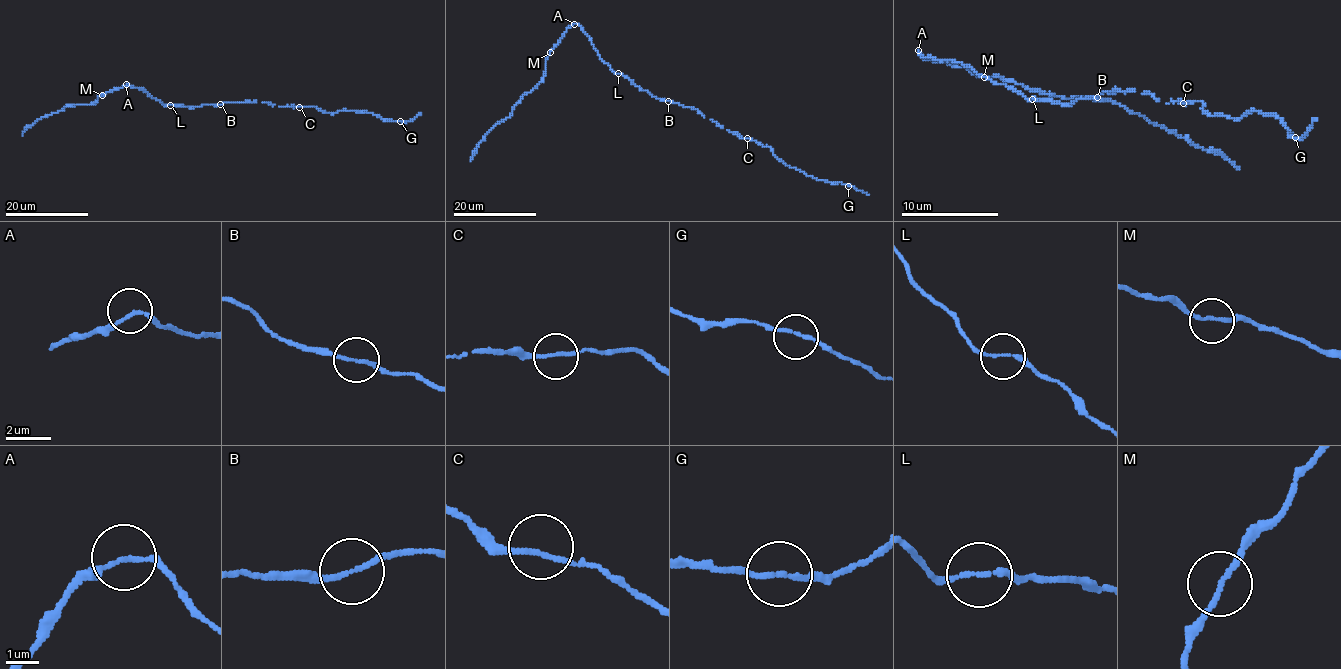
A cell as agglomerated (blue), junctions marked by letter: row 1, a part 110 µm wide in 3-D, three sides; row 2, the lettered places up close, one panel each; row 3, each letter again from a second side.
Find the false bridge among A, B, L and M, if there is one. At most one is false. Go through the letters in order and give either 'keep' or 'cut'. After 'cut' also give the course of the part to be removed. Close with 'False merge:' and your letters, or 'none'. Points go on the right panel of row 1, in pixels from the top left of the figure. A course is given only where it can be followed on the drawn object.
A: keep
B: keep
L: keep
M: keep
False merge: none

